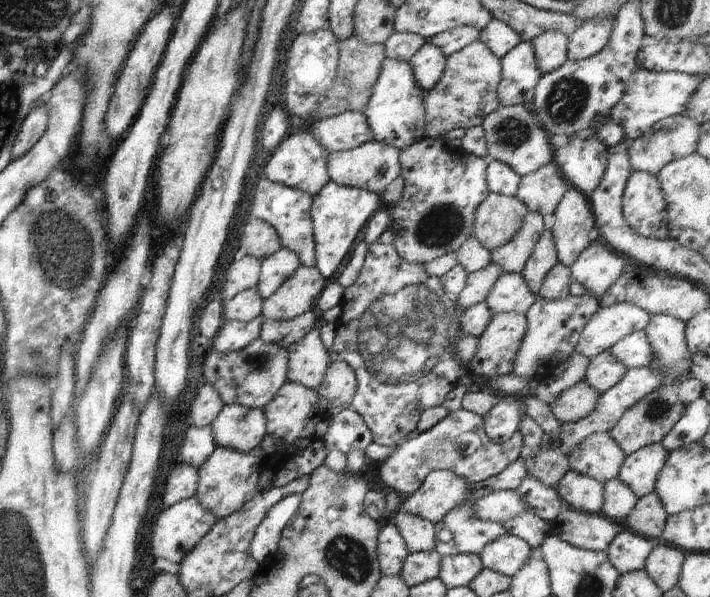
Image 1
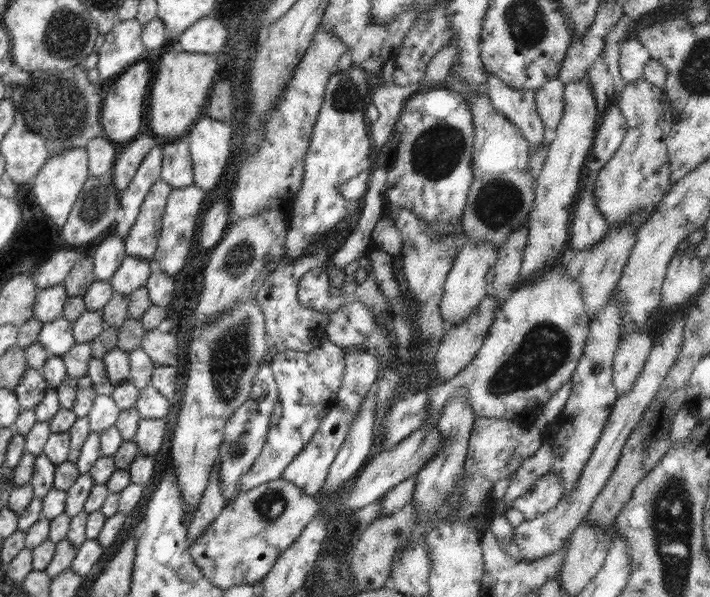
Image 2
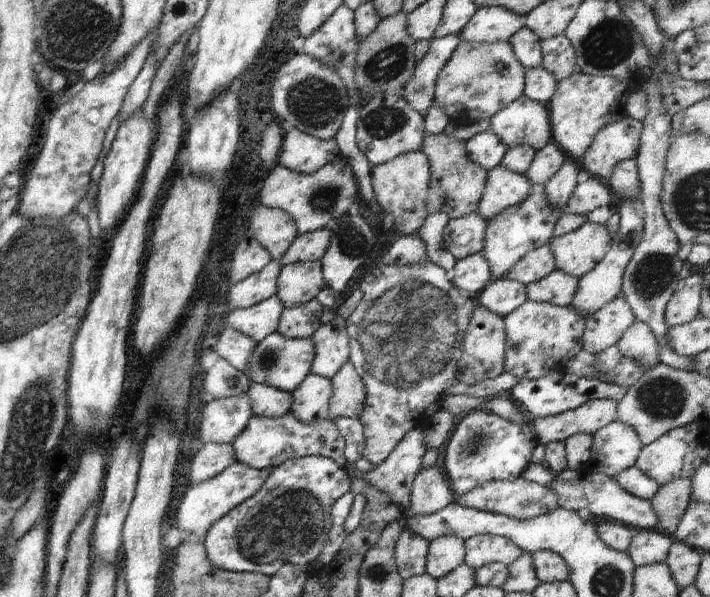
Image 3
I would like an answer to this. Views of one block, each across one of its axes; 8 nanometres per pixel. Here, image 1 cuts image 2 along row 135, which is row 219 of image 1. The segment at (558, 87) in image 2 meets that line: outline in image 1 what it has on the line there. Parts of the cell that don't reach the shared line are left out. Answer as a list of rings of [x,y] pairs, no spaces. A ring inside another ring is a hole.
[[[548,215],[544,218],[544,221],[546,222],[544,232],[542,232],[540,240],[534,246],[532,256],[528,258],[521,272],[522,278],[528,284],[528,288],[537,295],[548,272],[559,263],[556,246],[554,246],[554,240],[552,240],[552,231],[550,230],[554,218]]]

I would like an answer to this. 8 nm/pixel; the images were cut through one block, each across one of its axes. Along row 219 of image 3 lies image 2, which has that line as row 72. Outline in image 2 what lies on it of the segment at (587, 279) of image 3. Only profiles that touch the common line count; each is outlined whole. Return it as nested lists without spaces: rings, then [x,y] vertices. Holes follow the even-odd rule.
[[[630,38],[621,44],[619,70],[621,78],[628,84],[644,81],[643,71],[650,60],[648,50],[637,40]]]

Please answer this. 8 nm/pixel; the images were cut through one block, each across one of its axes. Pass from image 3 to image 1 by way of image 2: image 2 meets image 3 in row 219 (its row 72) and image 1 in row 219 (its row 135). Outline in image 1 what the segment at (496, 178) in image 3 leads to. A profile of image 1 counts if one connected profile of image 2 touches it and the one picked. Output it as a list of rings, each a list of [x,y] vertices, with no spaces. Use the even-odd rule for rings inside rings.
[[[529,210],[528,214],[524,216],[516,236],[509,240],[508,244],[492,250],[491,263],[500,266],[503,273],[521,274],[545,227],[544,217],[538,212]]]

